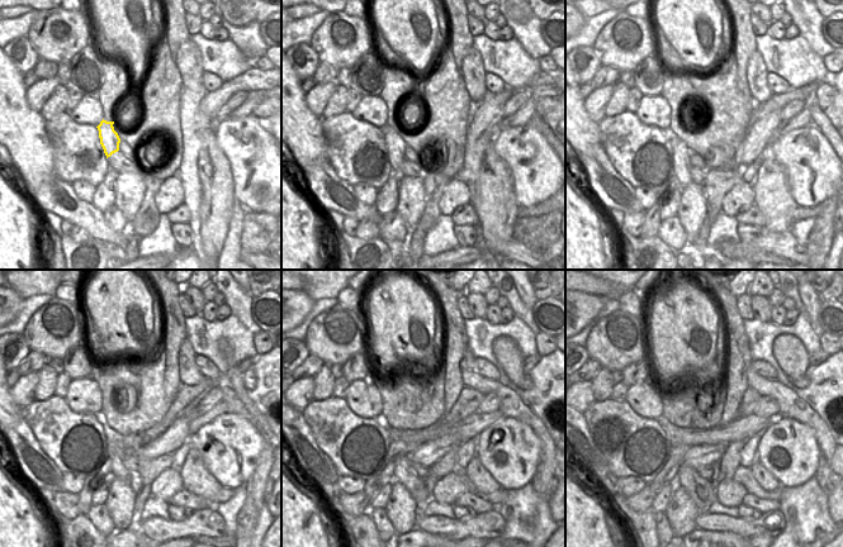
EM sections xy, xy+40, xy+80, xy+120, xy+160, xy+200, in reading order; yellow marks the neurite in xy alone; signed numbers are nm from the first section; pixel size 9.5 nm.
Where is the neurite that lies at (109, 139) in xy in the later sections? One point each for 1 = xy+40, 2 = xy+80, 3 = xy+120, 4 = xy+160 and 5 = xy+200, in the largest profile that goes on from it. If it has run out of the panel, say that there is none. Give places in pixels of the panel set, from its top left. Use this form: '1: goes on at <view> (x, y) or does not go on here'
1: goes on at xy+40 (396, 146)
2: goes on at xy+80 (682, 166)
3: goes on at xy+120 (115, 441)
4: goes on at xy+160 (418, 489)
5: goes on at xy+200 (702, 491)

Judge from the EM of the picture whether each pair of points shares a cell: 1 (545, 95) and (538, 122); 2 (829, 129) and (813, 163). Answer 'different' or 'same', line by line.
1: same
2: different

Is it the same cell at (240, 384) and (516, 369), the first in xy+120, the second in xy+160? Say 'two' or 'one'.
one

